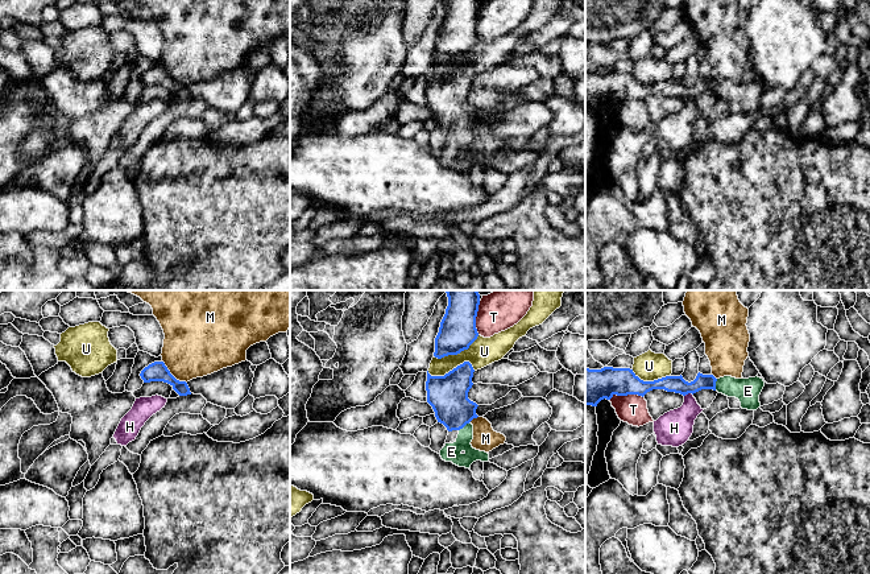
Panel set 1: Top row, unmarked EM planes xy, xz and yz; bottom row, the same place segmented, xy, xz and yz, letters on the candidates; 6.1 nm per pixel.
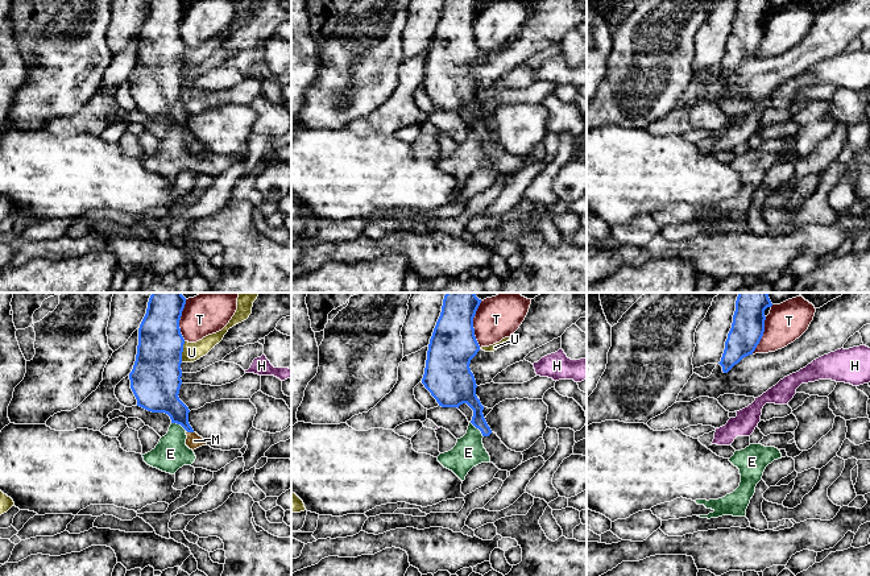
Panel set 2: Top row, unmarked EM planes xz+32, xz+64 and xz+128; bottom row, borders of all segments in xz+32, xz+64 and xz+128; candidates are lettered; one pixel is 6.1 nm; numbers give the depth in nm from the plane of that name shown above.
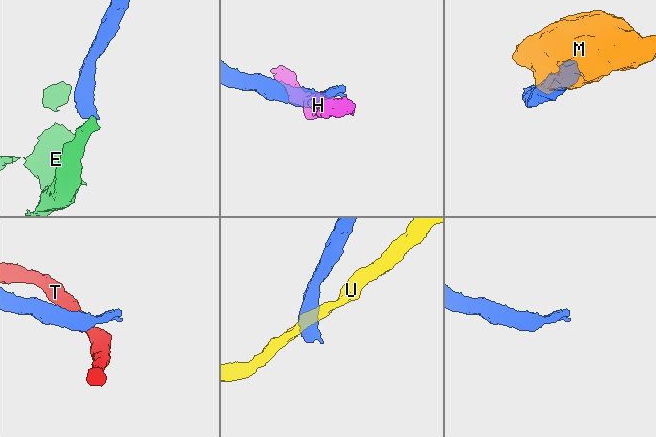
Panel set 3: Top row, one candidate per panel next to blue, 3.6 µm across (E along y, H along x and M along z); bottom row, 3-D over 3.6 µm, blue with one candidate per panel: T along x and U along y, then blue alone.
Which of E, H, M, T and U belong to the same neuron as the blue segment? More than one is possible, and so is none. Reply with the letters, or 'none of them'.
E

